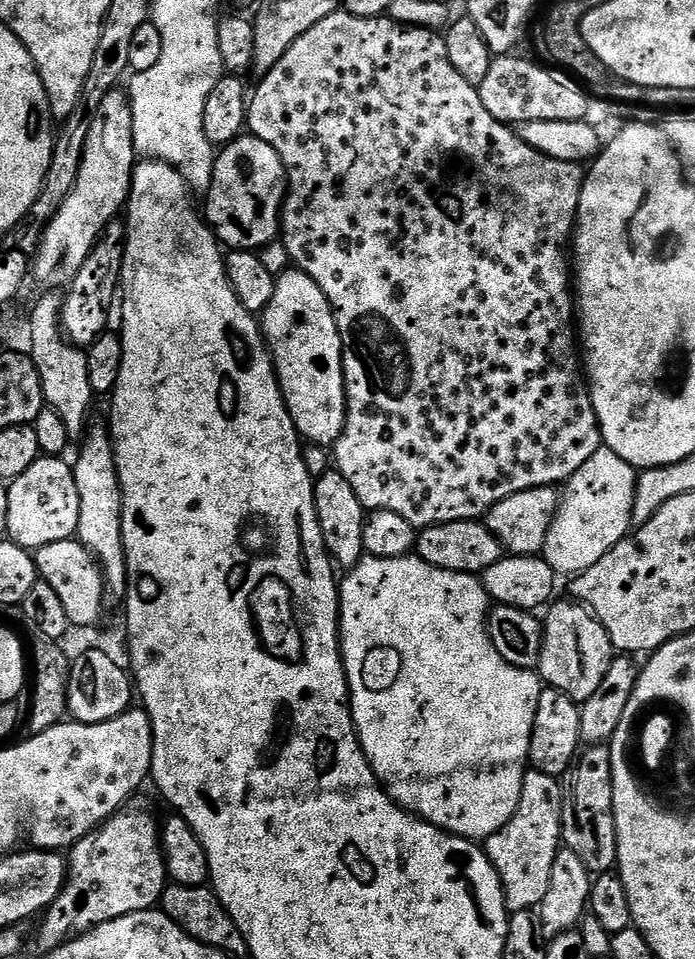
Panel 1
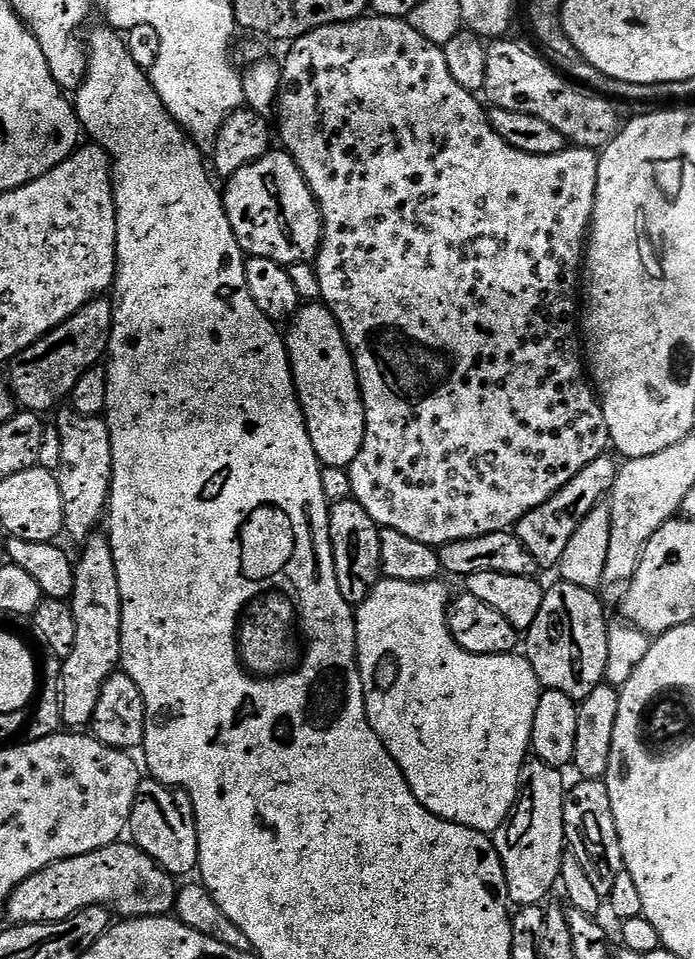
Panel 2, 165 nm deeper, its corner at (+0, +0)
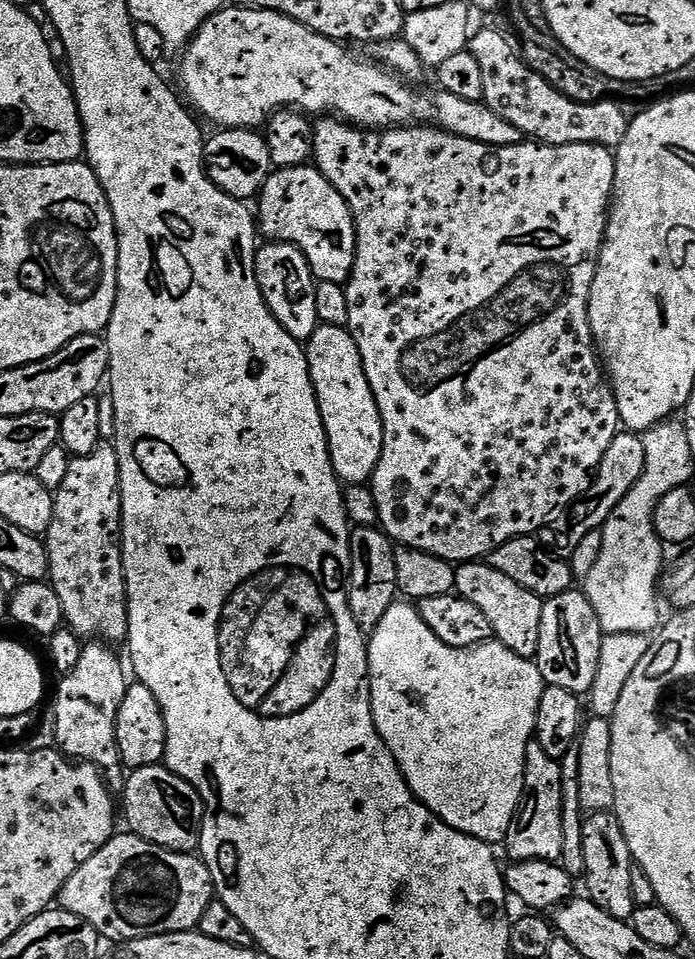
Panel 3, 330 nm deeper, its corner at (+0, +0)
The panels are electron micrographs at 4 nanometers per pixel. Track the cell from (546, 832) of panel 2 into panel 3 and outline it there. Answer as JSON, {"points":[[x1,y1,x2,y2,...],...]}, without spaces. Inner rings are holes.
{"points":[[535,742,526,746,526,762,524,764,524,799,520,801,520,811,510,826,506,849,517,860,555,860,562,854,562,770,560,761,550,758,546,750]]}

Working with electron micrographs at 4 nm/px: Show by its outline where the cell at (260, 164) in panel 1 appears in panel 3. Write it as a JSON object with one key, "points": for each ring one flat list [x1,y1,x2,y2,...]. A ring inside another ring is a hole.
{"points":[[314,166,298,168,277,168,260,191,258,197,258,228,264,232,269,241,281,244,293,244,302,250,306,262,310,262,312,275,319,282,334,282,345,285,352,273,354,258,356,257,356,227,350,206,334,186]]}

